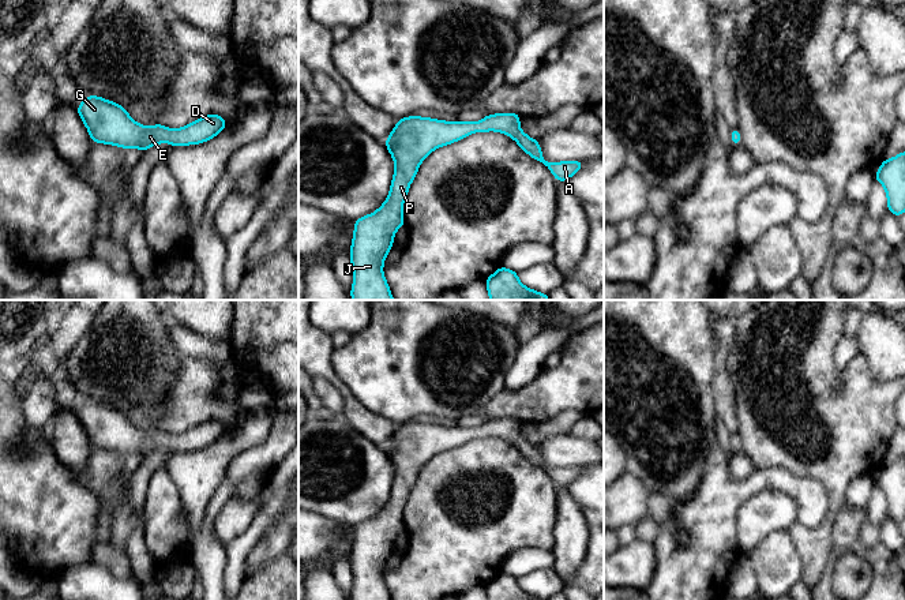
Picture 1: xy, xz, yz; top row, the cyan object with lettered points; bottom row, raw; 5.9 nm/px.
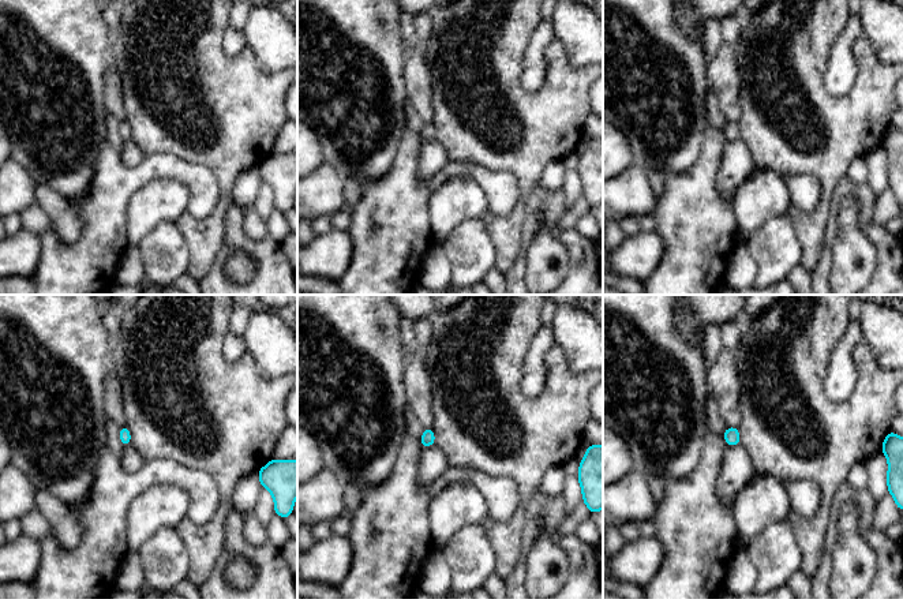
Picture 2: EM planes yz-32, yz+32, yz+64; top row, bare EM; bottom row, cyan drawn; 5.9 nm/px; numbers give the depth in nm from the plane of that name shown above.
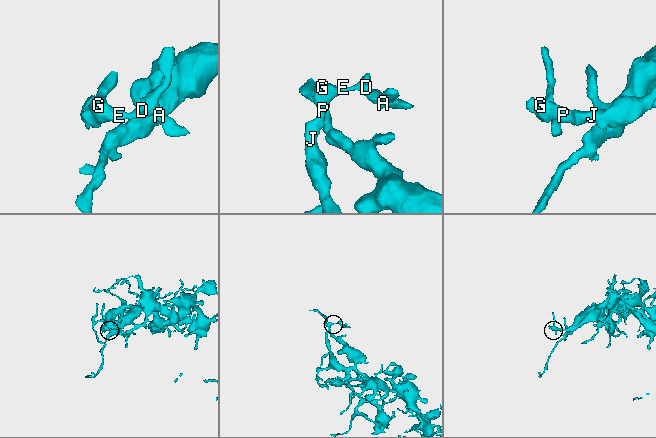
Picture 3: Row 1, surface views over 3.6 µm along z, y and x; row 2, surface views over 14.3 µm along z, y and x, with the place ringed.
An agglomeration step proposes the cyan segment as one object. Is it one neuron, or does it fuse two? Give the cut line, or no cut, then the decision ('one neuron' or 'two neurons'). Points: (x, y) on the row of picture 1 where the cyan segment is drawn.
cut none; one neuron

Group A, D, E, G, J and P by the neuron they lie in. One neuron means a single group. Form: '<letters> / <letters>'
A D E G J P

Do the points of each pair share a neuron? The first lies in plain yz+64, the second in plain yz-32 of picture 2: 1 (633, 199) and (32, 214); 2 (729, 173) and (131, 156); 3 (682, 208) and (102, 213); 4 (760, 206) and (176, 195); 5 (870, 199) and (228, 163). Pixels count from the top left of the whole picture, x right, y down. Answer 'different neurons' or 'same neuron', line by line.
1: different neurons
2: same neuron
3: same neuron
4: same neuron
5: different neurons

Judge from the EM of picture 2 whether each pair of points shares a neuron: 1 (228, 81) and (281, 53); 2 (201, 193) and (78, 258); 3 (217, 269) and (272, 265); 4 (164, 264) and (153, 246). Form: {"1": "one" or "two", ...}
{"1": "two", "2": "one", "3": "one", "4": "one"}

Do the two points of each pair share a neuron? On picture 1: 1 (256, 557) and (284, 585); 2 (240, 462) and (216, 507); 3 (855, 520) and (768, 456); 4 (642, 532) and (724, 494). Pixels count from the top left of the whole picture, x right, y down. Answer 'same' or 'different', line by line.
1: different
2: same
3: different
4: different

